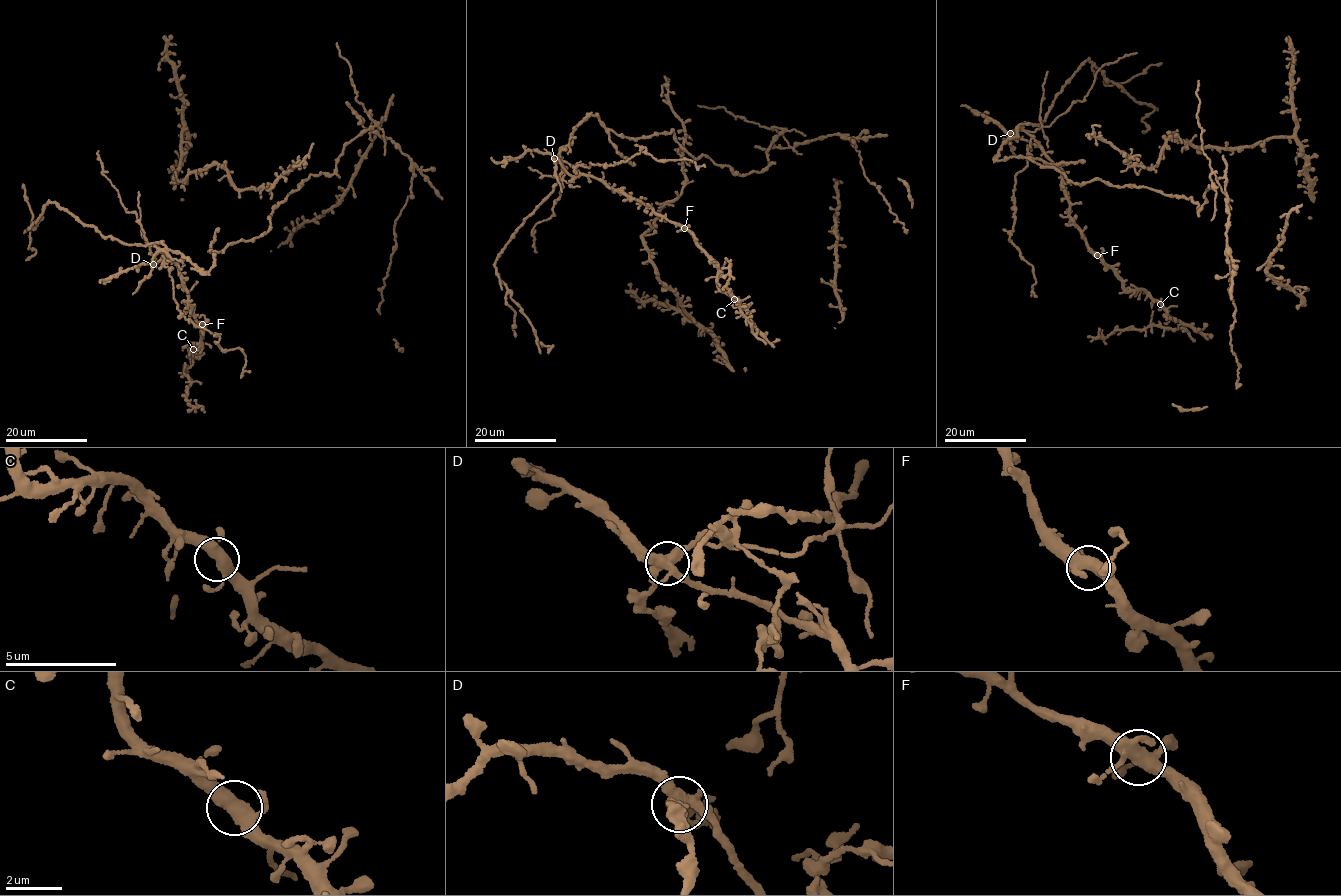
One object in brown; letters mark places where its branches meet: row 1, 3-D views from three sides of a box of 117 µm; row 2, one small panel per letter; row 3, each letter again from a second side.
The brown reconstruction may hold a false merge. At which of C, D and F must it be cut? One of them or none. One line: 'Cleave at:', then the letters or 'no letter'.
Cleave at: D

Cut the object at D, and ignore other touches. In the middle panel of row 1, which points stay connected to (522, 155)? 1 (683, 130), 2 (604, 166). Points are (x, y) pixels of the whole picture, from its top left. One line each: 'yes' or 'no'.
1: yes
2: no

